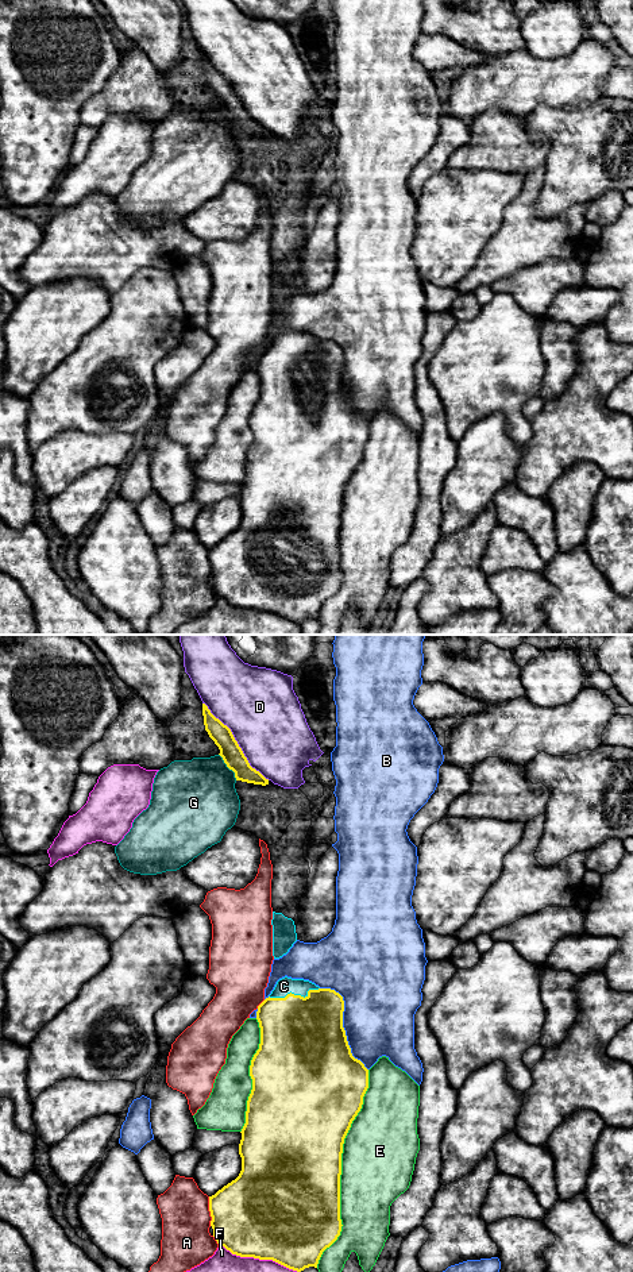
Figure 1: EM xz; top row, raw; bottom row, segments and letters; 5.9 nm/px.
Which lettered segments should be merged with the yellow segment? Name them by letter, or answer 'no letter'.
C

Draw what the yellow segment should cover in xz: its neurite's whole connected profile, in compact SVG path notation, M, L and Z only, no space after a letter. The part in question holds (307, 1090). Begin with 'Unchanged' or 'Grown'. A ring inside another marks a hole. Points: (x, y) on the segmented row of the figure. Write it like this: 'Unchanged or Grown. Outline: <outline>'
Grown. Outline: M282 978L277 982L271 994L258 1006L256 1019L260 1028L259 1049L254 1055L250 1065L252 1090L247 1101L246 1123L242 1129L239 1155L242 1157L242 1171L239 1176L209 1196L211 1226L213 1237L219 1245L232 1254L240 1257L254 1257L259 1260L273 1260L289 1269L301 1272L305 1268L317 1268L323 1252L329 1248L340 1236L340 1175L341 1153L344 1138L363 1105L363 1096L368 1088L368 1069L355 1059L347 1041L343 1028L343 997L331 988L320 988L314 983L304 979Z

